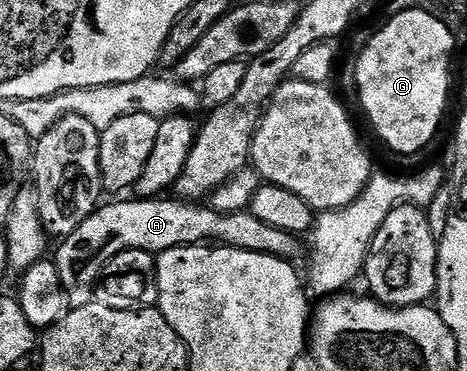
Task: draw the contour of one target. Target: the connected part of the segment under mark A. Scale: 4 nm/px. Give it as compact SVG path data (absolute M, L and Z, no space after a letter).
M132 198L118 204L102 203L97 211L85 219L69 236L60 241L55 255L55 263L69 303L73 308L81 308L94 299L98 280L105 267L116 256L127 250L143 250L160 254L172 248L201 246L206 242L216 242L221 246L242 248L252 252L262 252L272 256L282 256L285 260L296 261L301 252L301 244L294 233L275 230L267 222L259 222L246 210L244 212L219 212L212 206L202 206L197 202L186 202L180 198Z

